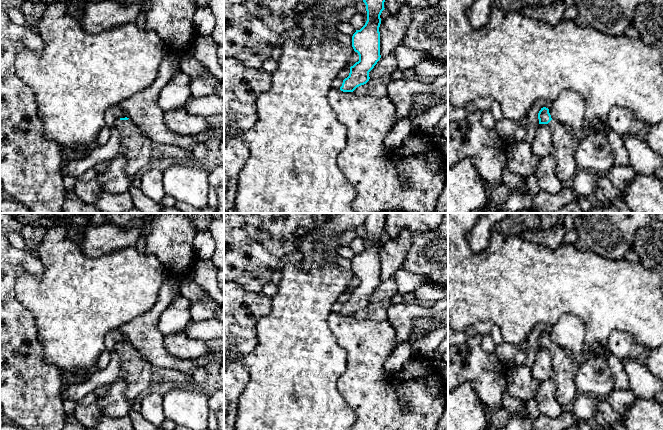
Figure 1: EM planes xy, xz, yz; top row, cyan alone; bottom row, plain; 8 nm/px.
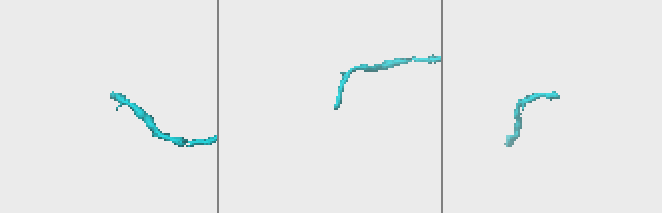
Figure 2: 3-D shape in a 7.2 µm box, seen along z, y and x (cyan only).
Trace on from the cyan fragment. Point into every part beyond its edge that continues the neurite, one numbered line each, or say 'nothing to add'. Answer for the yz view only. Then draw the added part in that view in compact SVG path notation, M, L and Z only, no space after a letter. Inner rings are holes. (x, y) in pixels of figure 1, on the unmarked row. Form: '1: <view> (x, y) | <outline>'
1: yz (564, 368) | M552 343L548 350L552 357L551 380L556 387L555 397L562 406L572 403L577 396L578 389L575 375L579 365L573 359L570 351Z

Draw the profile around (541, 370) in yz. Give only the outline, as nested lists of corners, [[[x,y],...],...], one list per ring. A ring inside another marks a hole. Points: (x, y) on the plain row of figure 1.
[[[548,348],[537,350],[535,362],[530,370],[532,377],[539,382],[551,379],[552,357]]]

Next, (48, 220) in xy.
[[[16,213],[25,225],[45,227],[63,226],[68,238],[78,245],[82,243],[83,235],[89,226],[92,213]]]

